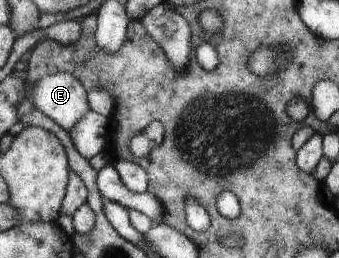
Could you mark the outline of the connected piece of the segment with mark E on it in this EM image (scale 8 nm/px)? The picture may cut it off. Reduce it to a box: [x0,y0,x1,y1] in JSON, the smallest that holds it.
[32,71,90,133]

